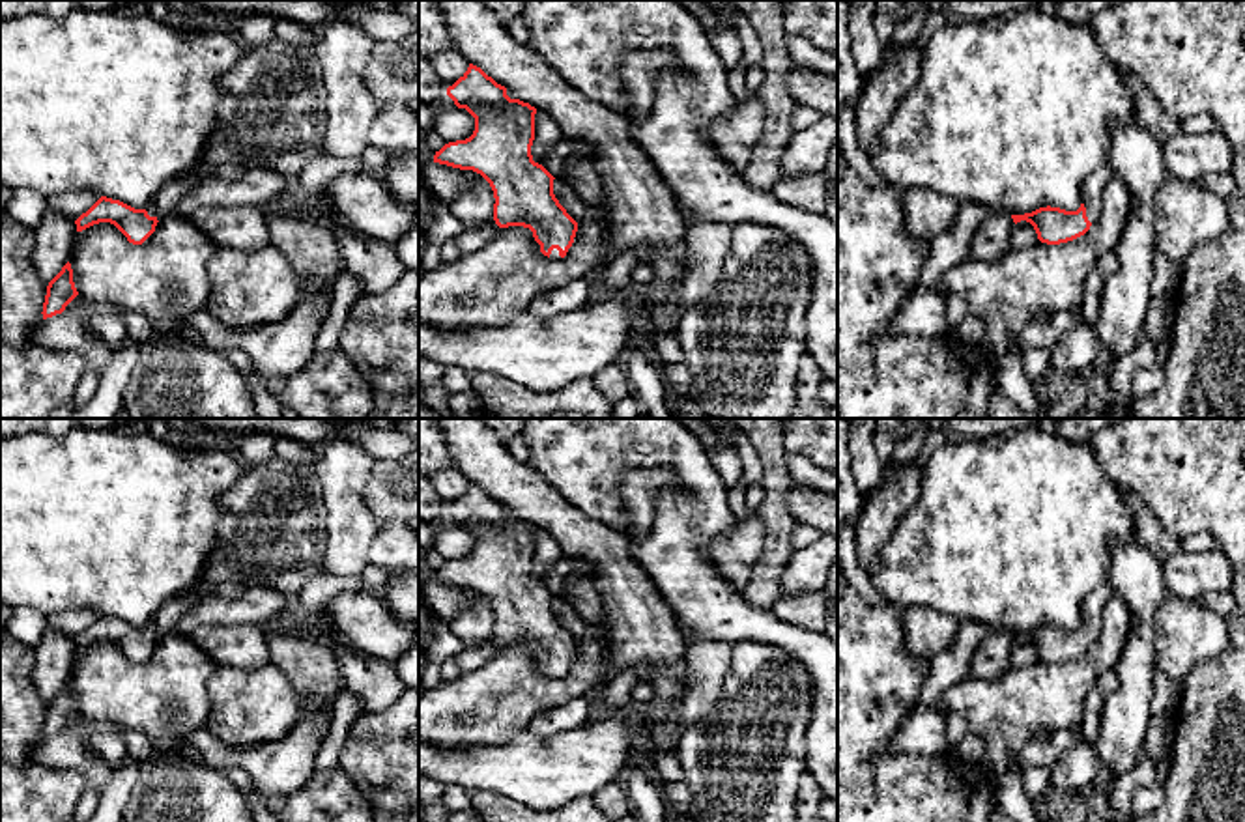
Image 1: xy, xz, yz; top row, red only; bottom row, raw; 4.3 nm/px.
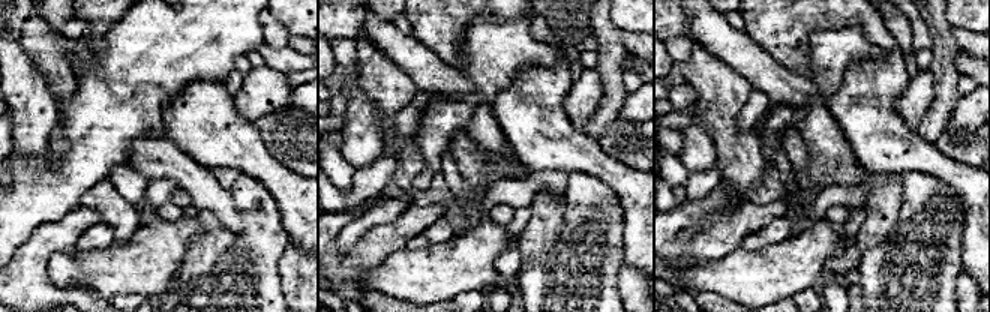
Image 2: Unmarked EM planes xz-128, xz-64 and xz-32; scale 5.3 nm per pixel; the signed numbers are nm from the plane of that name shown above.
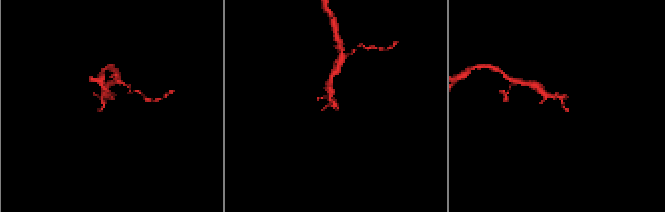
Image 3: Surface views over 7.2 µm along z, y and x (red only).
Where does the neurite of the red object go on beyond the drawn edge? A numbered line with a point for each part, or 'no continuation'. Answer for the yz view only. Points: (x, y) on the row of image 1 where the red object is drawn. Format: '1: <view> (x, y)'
1: yz (1092, 193)

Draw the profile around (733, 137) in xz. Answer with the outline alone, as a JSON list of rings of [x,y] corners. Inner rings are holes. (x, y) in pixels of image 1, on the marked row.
[[[751,95],[738,101],[729,116],[710,125],[708,140],[725,163],[737,172],[744,172],[763,127],[763,105]]]

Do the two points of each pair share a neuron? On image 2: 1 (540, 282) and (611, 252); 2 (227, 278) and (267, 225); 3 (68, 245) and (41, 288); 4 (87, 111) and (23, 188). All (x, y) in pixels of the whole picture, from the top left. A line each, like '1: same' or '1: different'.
1: same
2: same
3: same
4: same

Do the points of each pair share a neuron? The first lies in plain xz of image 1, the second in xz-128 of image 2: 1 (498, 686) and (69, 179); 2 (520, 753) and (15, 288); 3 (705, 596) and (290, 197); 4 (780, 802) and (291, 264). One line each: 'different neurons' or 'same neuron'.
1: different neurons
2: different neurons
3: same neuron
4: different neurons

